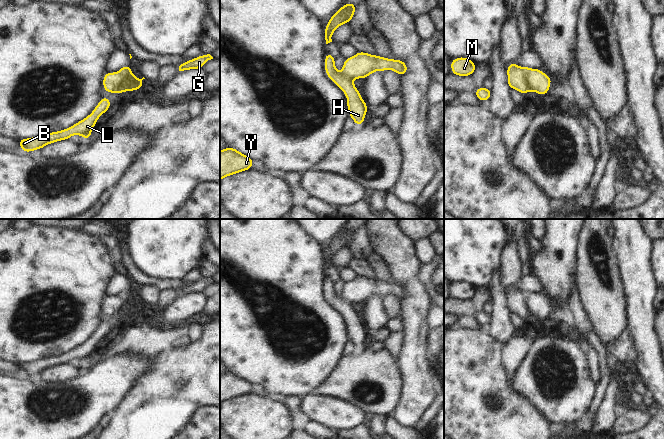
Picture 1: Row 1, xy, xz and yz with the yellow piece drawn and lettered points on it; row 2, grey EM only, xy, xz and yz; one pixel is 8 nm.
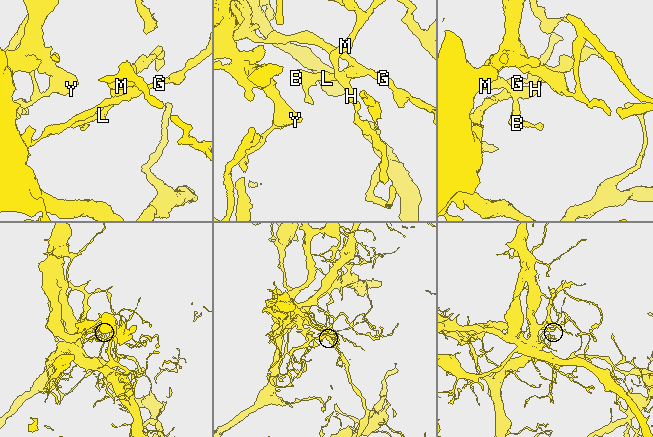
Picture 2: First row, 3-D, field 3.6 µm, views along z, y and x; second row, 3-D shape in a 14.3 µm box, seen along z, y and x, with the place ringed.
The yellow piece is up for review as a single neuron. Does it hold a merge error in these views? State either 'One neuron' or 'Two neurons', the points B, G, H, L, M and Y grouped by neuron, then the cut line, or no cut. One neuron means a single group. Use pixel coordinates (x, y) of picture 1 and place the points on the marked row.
Two neurons. Groups: B G L Y / H M. Split along xy (122, 71), (125, 81), (113, 91).

